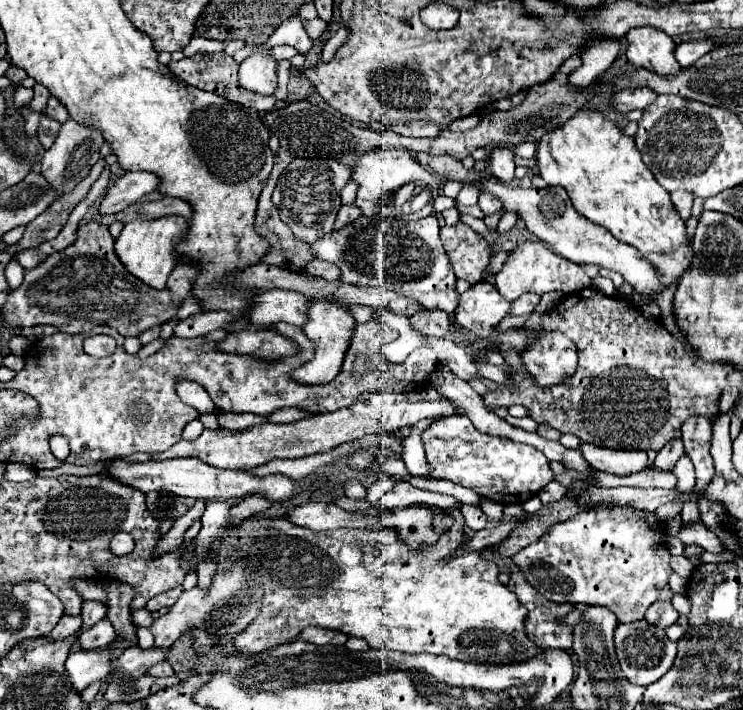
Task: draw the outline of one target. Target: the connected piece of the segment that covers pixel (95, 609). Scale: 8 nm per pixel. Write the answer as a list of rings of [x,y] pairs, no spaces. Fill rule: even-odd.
[[[83,601],[81,608],[81,617],[83,620],[81,630],[85,631],[93,627],[99,619],[103,619],[107,613],[107,607],[99,601]]]

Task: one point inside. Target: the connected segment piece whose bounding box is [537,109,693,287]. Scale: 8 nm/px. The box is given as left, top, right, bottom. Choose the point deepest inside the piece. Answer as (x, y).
(601, 169)

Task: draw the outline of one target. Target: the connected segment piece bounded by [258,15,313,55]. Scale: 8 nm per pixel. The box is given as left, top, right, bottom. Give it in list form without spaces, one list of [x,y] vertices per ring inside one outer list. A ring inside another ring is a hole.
[[[297,15],[285,19],[285,21],[279,25],[279,29],[271,35],[271,39],[264,43],[264,45],[259,46],[258,49],[272,49],[280,45],[289,45],[289,47],[297,49],[301,55],[307,55],[307,53],[311,51],[313,41],[311,41],[309,35],[305,33],[305,29],[303,29],[303,25],[301,25],[301,19],[299,19]]]

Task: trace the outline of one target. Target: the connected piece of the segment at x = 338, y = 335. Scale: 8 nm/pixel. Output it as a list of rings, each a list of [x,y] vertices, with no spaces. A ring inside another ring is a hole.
[[[315,301],[315,303],[311,303],[309,321],[303,327],[303,331],[317,345],[315,359],[309,361],[307,365],[299,367],[293,373],[293,379],[299,381],[299,383],[307,383],[307,385],[321,385],[321,383],[333,381],[339,375],[339,369],[343,365],[343,357],[349,349],[353,329],[355,329],[355,319],[345,305],[337,305],[335,301]]]

